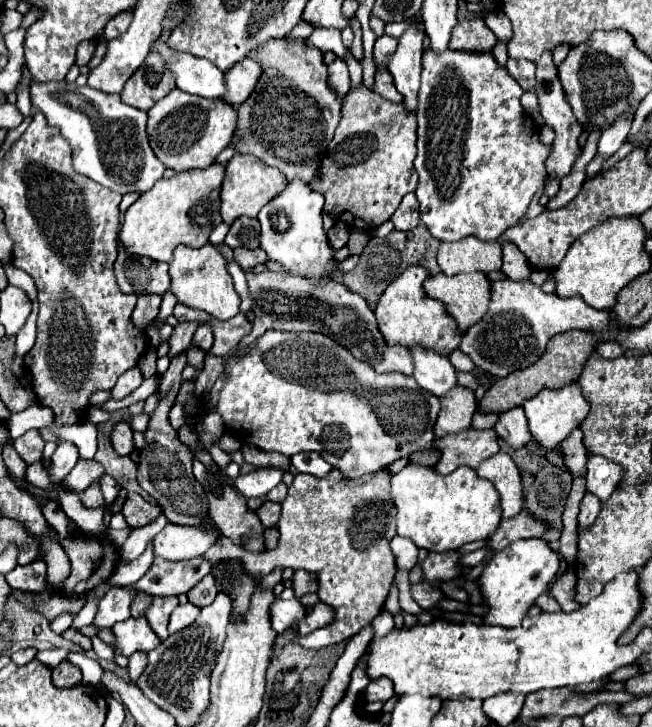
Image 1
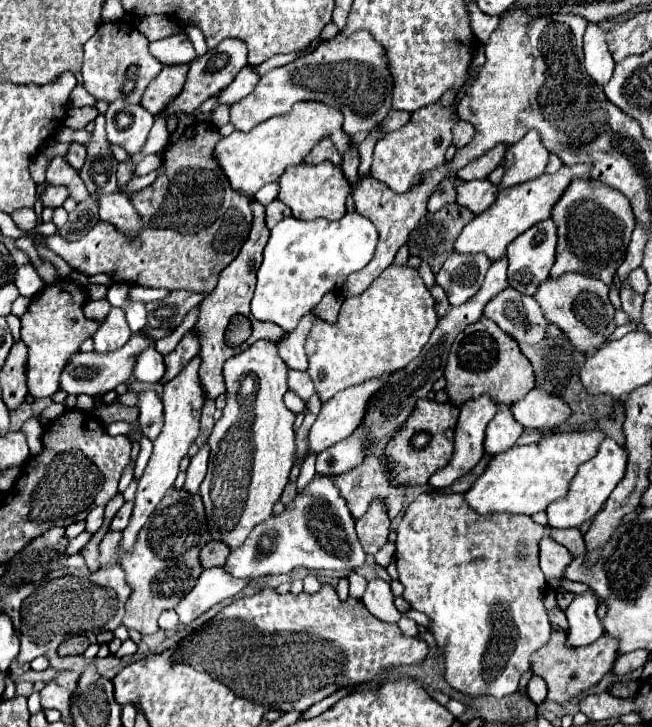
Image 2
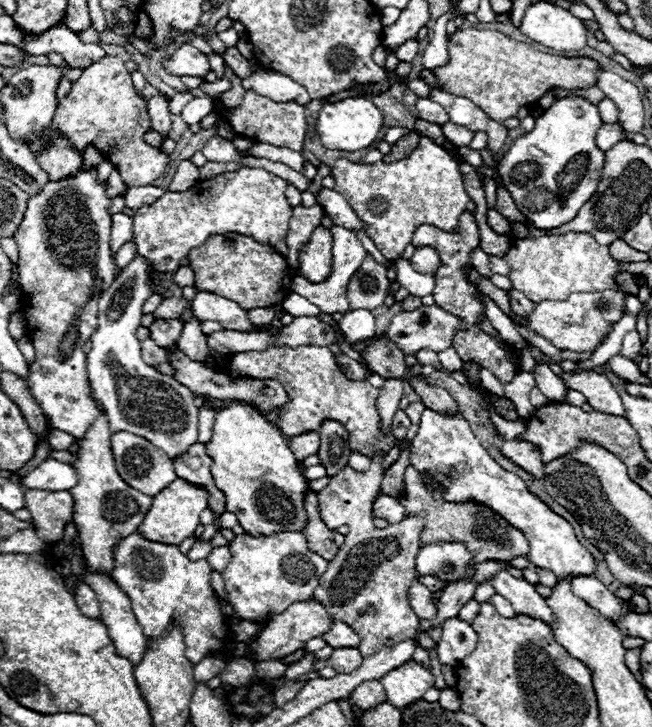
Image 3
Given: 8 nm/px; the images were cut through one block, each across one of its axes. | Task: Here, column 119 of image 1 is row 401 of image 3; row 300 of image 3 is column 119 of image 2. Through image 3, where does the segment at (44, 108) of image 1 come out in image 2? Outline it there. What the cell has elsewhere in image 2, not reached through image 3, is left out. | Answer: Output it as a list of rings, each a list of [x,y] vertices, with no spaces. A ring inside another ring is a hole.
[[[114,100],[106,110],[106,136],[108,142],[122,146],[130,156],[140,152],[148,132],[154,124],[154,116],[142,108],[142,104],[128,104],[126,100]]]

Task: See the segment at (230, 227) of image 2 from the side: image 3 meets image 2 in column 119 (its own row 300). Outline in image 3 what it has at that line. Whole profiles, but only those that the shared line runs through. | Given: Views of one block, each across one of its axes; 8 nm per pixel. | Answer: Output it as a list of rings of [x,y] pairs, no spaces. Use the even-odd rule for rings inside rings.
[[[212,234],[202,246],[188,254],[190,268],[196,274],[194,288],[208,290],[236,302],[244,310],[270,308],[280,304],[292,292],[292,272],[286,258],[268,244],[258,244],[244,234]]]

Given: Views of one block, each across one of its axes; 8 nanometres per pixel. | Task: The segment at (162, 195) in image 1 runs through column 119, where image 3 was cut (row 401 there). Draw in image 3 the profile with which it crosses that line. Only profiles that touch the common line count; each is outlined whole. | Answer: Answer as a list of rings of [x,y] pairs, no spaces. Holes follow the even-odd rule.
[[[240,400],[216,412],[212,440],[206,444],[212,458],[212,476],[226,496],[226,510],[238,516],[246,534],[268,536],[274,532],[302,532],[308,524],[304,496],[308,480],[286,442],[284,434],[272,426],[256,408]]]

